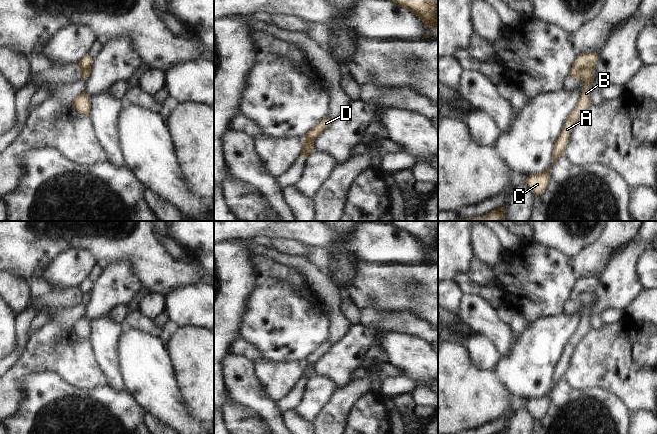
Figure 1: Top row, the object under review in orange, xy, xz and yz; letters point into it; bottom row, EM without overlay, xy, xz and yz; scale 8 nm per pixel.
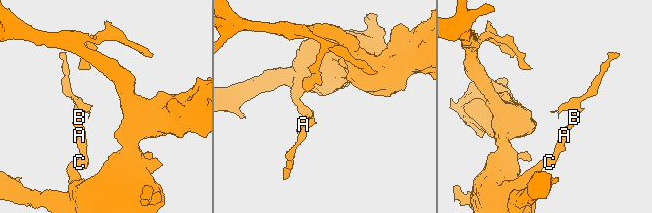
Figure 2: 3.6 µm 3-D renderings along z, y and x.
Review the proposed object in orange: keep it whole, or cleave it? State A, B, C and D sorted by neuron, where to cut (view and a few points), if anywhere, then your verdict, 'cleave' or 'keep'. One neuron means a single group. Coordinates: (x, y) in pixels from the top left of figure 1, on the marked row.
groups A B C / D; cut yz (593, 68), (583, 68), (579, 73), (579, 77); cleave

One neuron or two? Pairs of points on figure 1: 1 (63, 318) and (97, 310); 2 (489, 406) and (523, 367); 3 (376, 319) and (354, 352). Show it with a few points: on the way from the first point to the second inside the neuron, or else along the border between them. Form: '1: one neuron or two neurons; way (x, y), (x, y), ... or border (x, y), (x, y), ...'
1: two neurons; border (86, 305), (83, 314)
2: two neurons; border (495, 369), (498, 379), (512, 397)
3: two neurons; border (360, 324), (372, 329)

